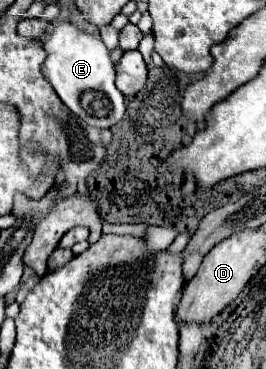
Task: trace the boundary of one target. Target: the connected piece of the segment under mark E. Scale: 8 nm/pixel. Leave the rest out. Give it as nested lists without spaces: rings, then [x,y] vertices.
[[[58,22],[48,40],[44,40],[46,60],[42,74],[56,90],[60,100],[86,124],[110,128],[124,118],[124,96],[114,86],[114,64],[102,40],[78,30],[70,22]]]

